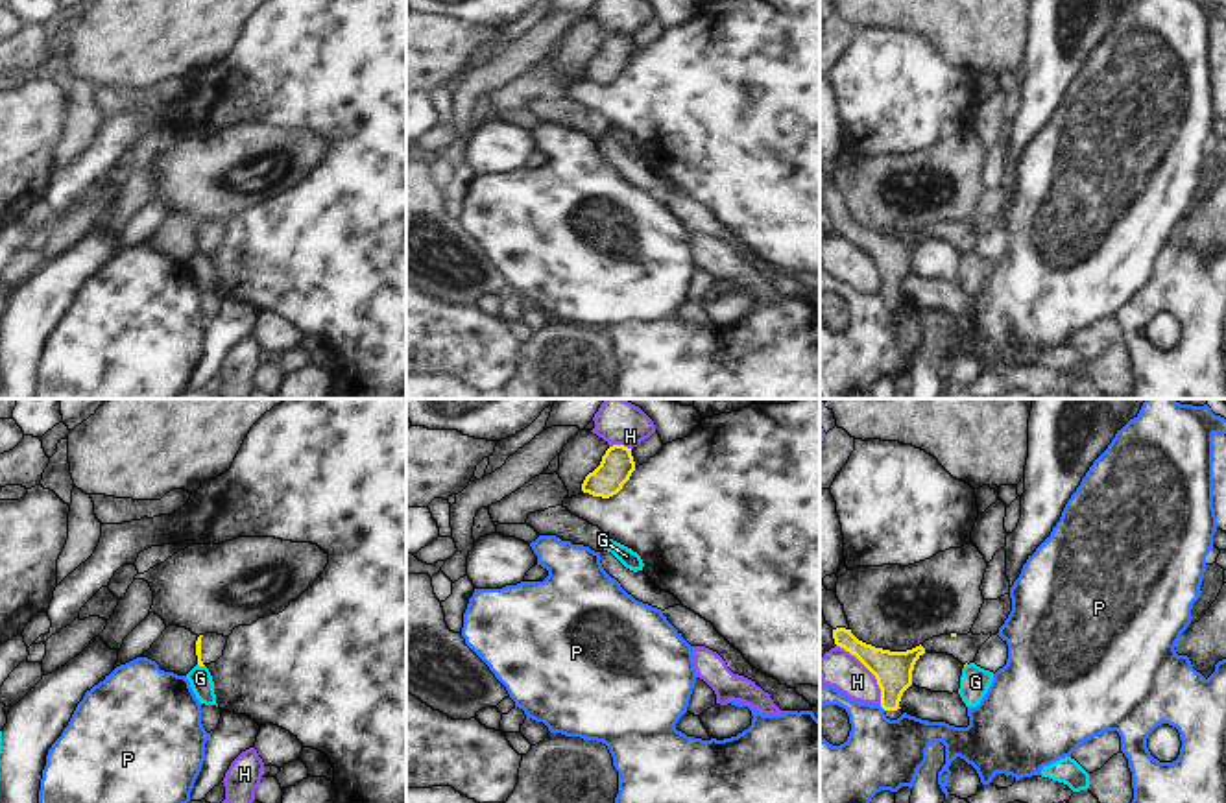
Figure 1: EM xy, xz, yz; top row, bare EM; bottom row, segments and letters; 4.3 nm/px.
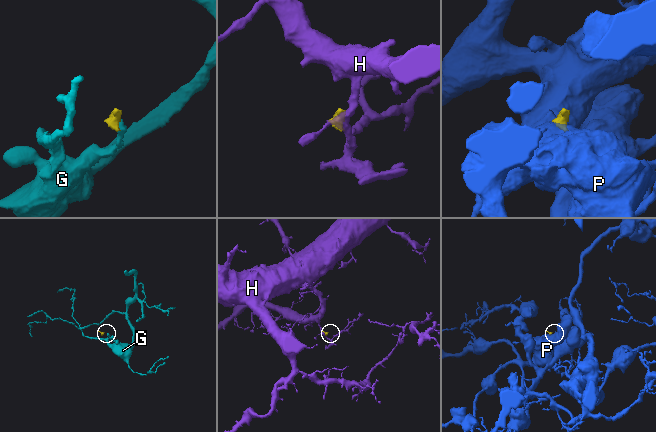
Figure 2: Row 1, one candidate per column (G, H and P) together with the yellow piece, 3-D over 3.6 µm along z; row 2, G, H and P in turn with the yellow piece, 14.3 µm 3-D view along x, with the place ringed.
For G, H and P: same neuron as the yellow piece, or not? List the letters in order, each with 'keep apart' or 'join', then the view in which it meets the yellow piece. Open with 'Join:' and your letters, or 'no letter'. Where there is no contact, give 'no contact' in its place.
Join: no letter
G: keep apart | xy
H: keep apart | yz
P: keep apart | yz

